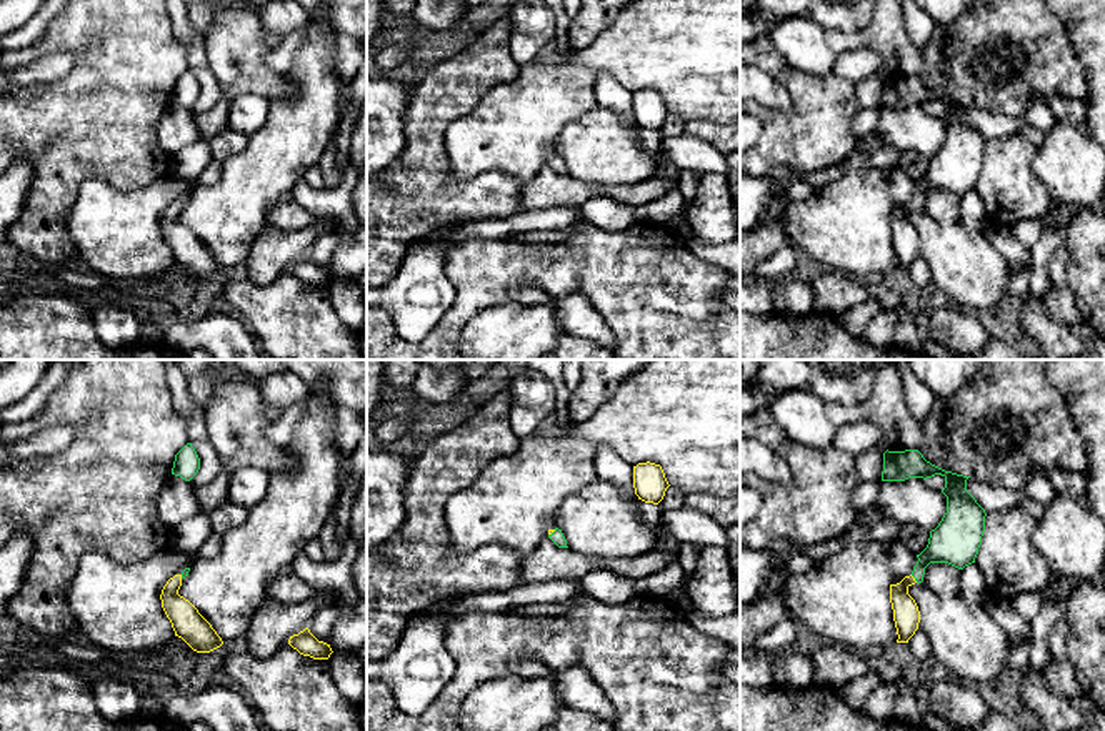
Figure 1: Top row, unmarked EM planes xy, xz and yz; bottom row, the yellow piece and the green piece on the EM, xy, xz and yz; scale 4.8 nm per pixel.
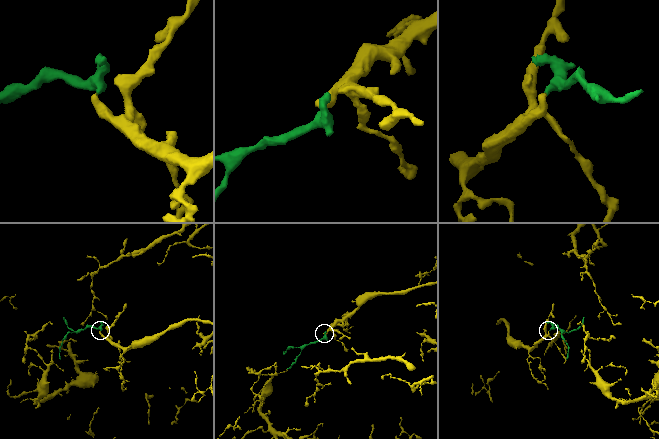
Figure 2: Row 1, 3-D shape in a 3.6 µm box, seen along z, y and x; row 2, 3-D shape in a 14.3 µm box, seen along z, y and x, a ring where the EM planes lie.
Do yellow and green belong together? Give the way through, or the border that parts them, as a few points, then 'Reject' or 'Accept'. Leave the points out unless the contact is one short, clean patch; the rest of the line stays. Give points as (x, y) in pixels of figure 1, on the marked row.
Path across: yz (905, 611), (904, 586), (914, 578), (920, 565), (950, 542). Accept

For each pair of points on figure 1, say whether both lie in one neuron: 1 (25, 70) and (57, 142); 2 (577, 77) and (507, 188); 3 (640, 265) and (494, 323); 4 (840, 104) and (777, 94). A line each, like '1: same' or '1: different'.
1: different
2: different
3: different
4: different

